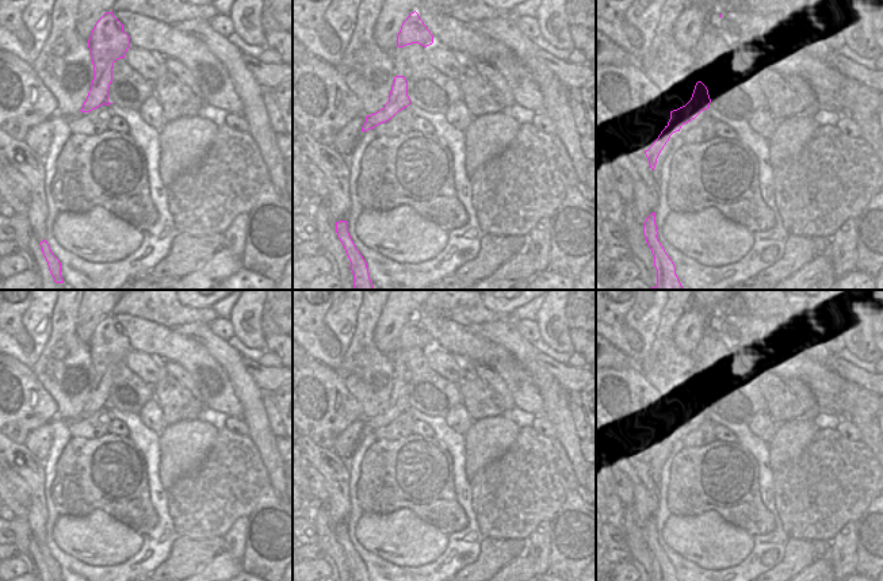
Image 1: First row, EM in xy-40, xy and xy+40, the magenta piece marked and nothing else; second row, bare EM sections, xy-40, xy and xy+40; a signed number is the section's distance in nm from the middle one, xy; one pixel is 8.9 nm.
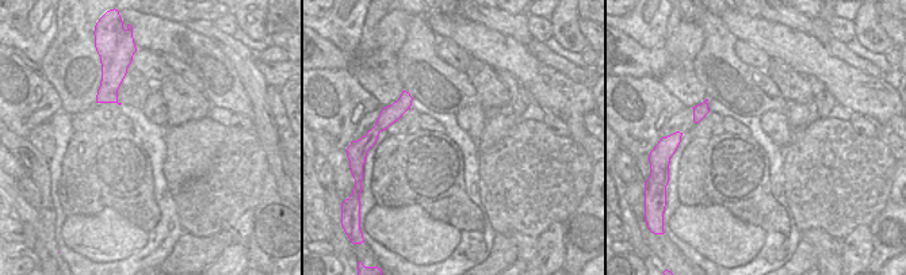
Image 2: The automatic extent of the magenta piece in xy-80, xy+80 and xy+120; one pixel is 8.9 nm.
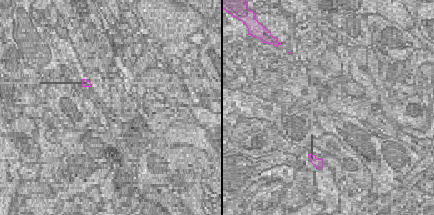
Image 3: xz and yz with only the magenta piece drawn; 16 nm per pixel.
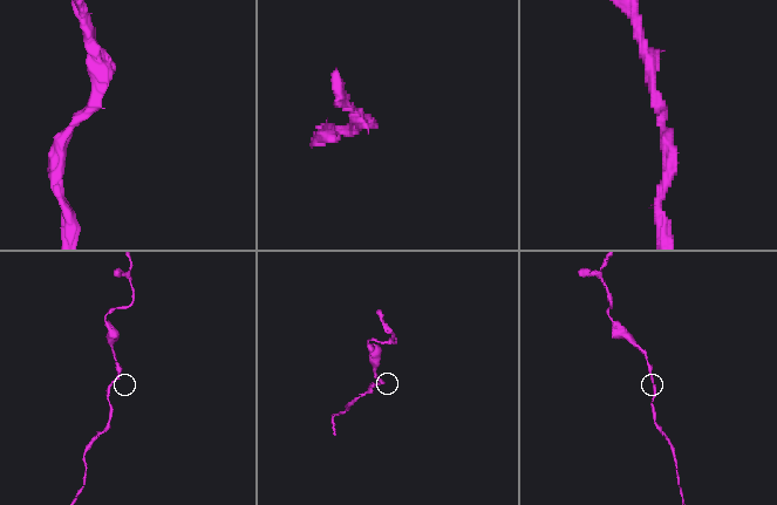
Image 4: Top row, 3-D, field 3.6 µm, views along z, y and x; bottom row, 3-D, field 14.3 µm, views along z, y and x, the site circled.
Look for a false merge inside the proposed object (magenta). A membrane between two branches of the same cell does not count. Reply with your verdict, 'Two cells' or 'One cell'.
One cell

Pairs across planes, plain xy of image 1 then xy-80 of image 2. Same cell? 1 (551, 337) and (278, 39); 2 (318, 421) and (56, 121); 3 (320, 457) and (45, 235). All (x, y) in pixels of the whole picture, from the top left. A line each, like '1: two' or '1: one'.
1: two
2: two
3: one

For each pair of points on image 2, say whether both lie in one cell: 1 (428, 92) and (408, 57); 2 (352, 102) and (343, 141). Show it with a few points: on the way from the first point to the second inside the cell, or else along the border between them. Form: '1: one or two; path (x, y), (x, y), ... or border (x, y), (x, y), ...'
1: one; path (428, 84), (428, 80), (416, 65)
2: one; path (344, 111), (343, 132)

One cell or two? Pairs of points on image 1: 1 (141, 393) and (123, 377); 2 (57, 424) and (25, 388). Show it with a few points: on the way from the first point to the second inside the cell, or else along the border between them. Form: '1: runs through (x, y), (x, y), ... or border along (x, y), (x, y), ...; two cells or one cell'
1: runs through (137, 389), (127, 381); one cell
2: border along (56, 416), (46, 423); two cells

